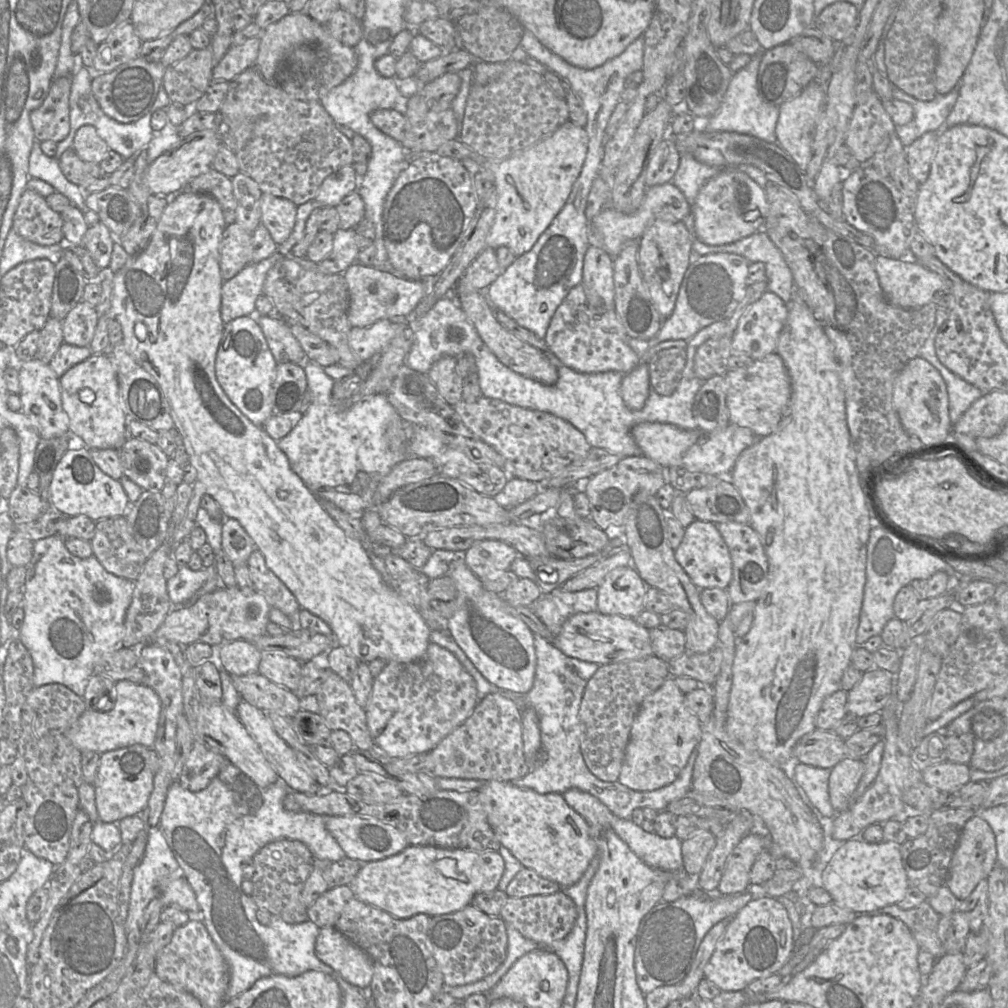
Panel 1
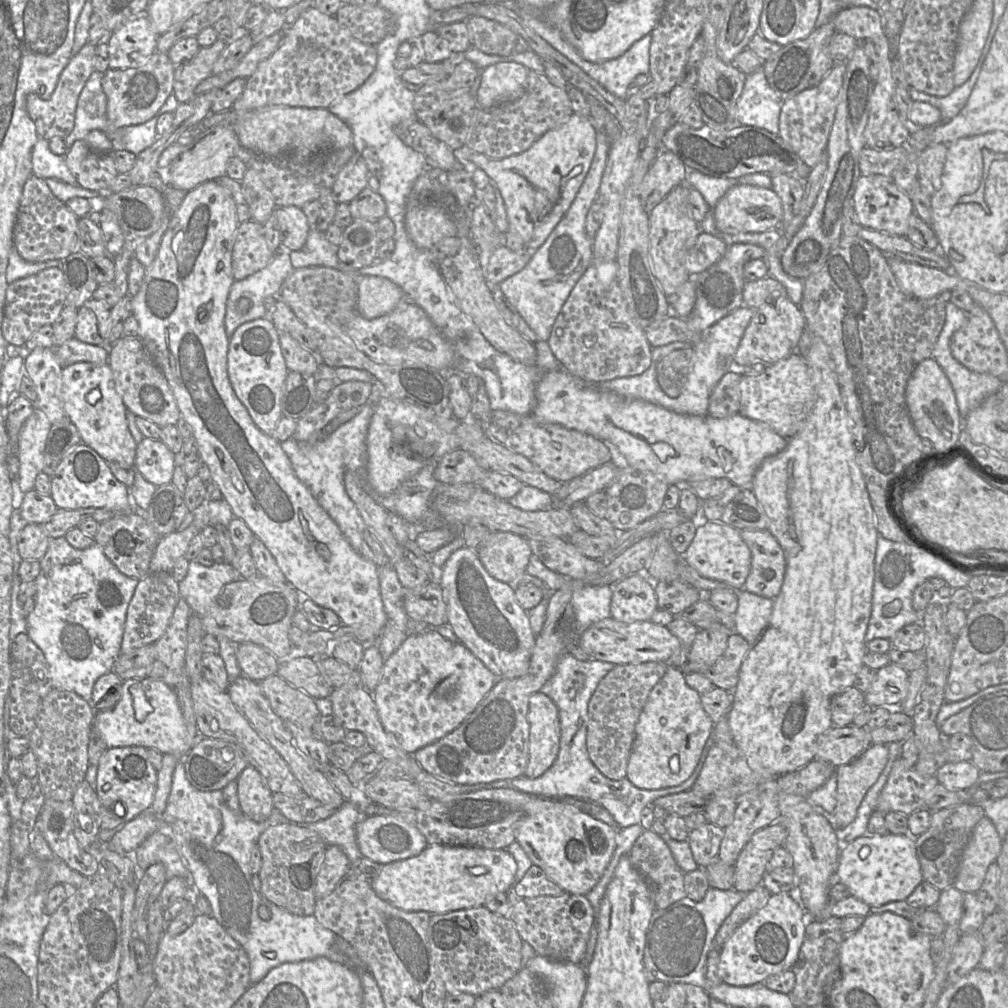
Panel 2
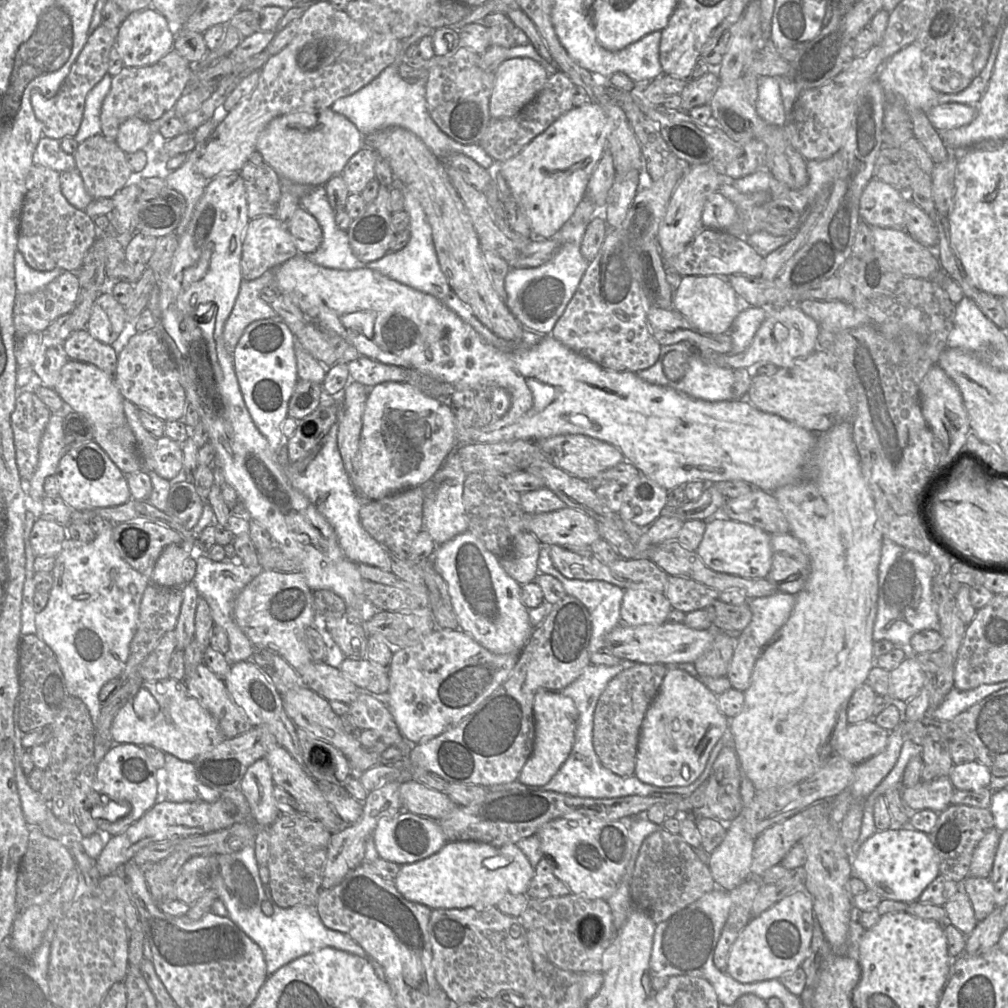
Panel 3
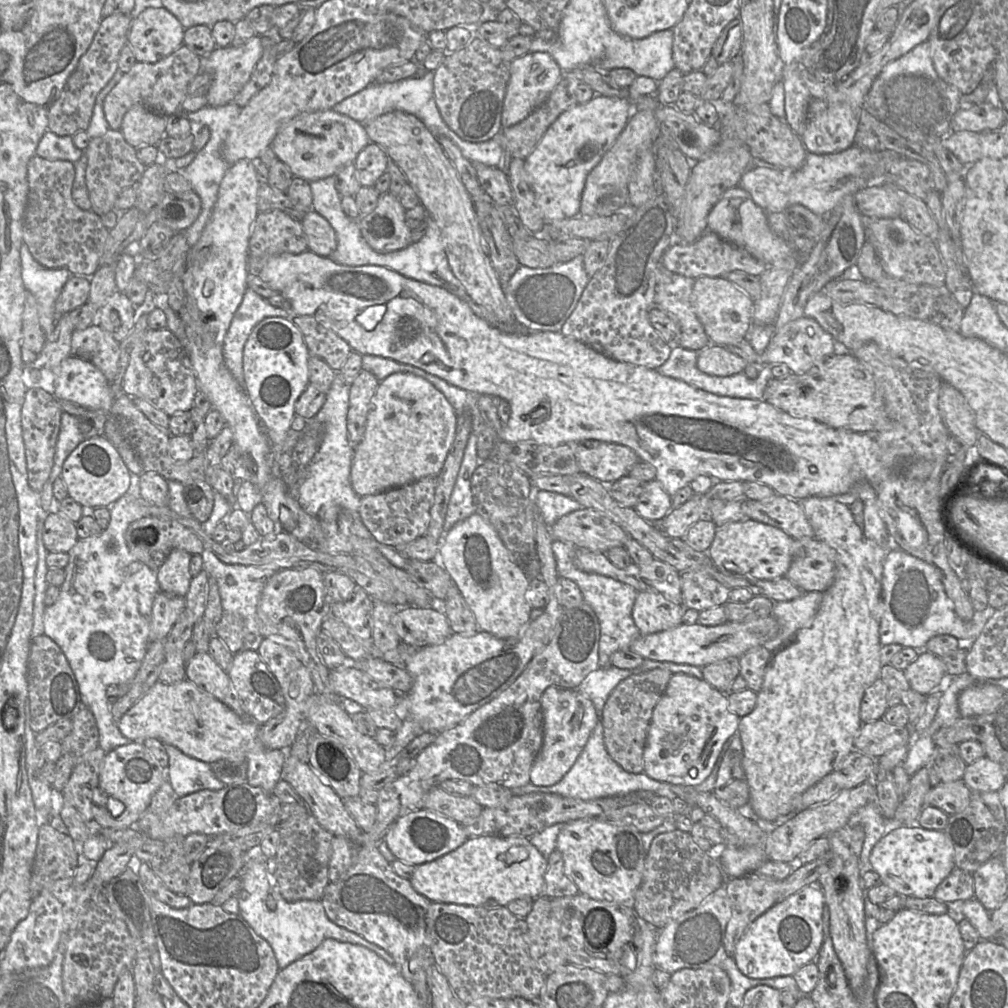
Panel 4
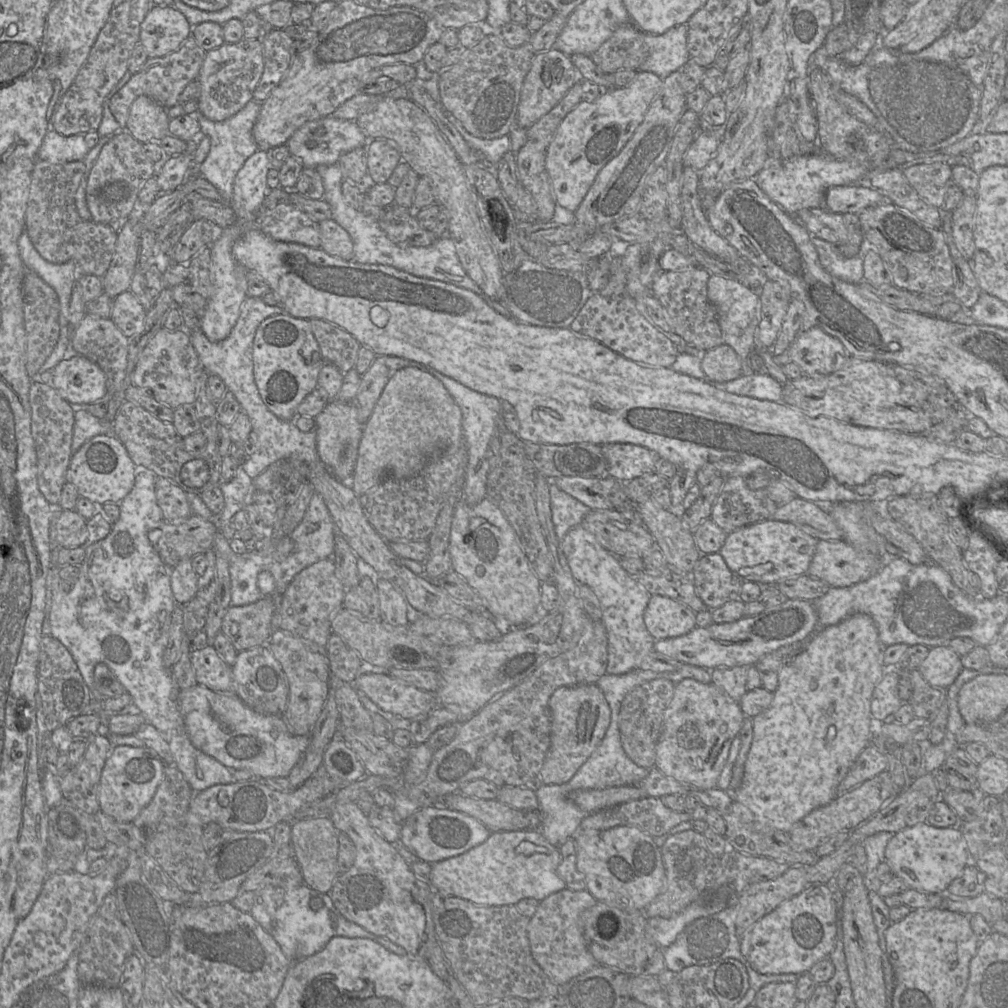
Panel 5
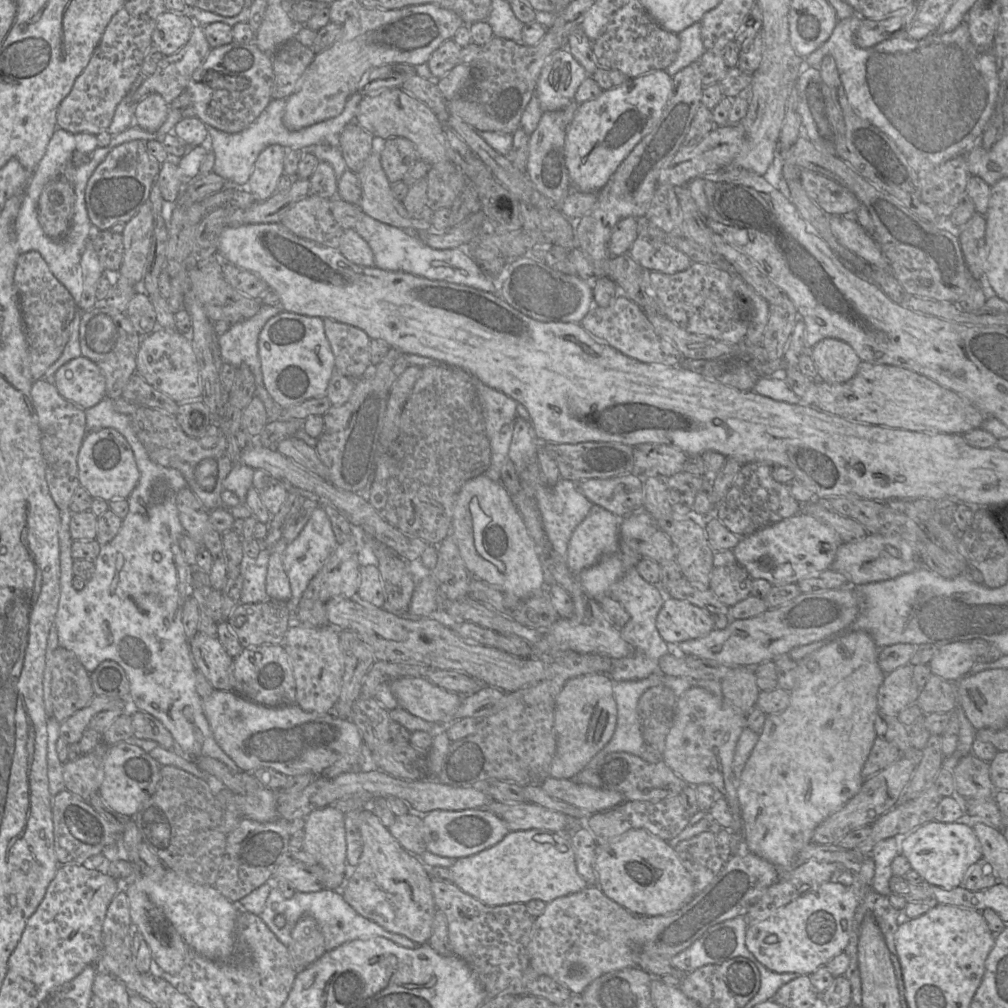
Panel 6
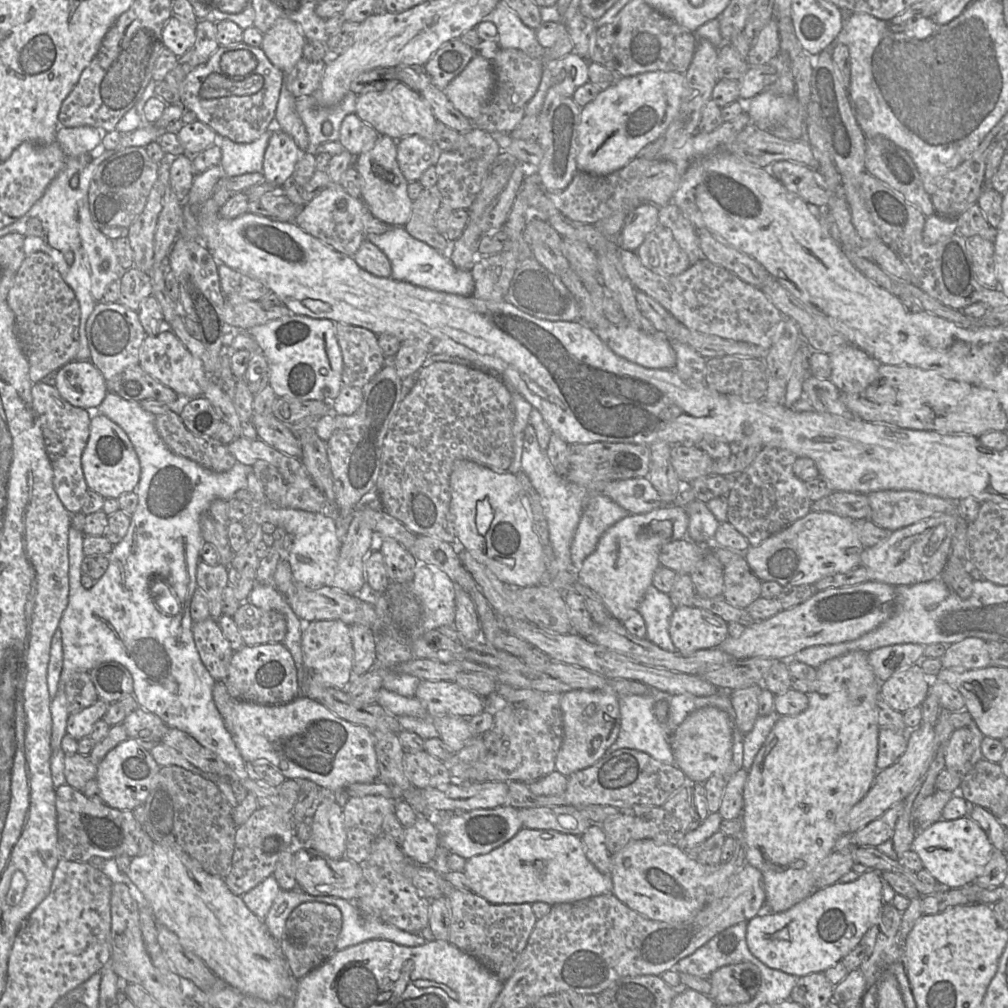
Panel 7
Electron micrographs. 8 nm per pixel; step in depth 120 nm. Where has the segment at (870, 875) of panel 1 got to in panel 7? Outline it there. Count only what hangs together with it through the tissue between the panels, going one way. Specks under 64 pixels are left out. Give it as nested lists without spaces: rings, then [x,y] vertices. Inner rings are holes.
[[[964,816],[955,820],[939,819],[926,829],[917,831],[911,850],[918,854],[924,869],[928,870],[938,883],[948,888],[959,888],[973,883],[982,874],[995,849],[980,825],[969,816]]]

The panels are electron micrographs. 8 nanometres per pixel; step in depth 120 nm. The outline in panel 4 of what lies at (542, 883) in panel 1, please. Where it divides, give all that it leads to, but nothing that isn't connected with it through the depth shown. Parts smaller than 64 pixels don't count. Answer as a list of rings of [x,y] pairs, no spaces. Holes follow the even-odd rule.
[[[555,849],[547,857],[547,862],[542,895],[546,897],[563,897],[579,894],[577,885],[564,873],[564,860],[561,852]]]

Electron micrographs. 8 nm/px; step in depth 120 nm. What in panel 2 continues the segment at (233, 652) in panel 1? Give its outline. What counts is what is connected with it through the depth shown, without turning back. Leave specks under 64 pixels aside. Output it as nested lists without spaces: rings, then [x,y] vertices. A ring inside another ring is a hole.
[[[253,642],[240,643],[236,658],[241,674],[256,682],[276,674],[280,662],[267,649]]]

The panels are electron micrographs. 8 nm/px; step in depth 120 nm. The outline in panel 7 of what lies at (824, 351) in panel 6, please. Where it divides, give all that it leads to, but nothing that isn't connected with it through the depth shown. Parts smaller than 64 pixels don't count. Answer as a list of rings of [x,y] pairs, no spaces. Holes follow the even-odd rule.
[[[848,344],[830,354],[831,376],[829,380],[842,392],[856,394],[864,391],[877,377],[879,364],[864,350]]]

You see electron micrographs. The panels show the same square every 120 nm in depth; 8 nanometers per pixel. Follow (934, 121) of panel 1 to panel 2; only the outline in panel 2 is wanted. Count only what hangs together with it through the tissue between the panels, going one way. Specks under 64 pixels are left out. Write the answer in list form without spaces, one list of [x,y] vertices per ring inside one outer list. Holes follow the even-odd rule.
[[[987,39],[983,48],[979,62],[970,78],[961,86],[955,89],[945,97],[937,97],[910,88],[909,94],[913,101],[928,103],[939,109],[941,112],[941,122],[947,123],[954,118],[966,105],[968,98],[976,84],[982,65],[986,59],[993,39]]]

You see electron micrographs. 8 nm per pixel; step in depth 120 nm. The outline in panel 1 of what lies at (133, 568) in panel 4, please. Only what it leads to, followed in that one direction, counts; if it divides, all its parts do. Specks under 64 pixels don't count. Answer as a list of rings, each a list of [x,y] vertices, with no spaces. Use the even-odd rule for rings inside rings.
[[[59,535],[34,541],[33,556],[26,566],[21,603],[24,621],[19,639],[31,655],[35,687],[59,683],[80,697],[84,695],[97,660],[123,647],[125,615],[132,601],[134,582],[106,571],[94,555],[85,559],[72,555],[65,546],[65,539]]]

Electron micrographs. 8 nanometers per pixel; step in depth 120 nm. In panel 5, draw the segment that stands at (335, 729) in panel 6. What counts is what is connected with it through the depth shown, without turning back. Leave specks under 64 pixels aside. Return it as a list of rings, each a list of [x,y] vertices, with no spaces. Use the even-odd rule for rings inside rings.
[[[196,684],[180,689],[177,703],[186,734],[196,749],[229,770],[250,771],[254,779],[288,777],[310,742],[310,734],[291,734],[281,715],[260,714],[245,705],[234,692],[220,693]]]

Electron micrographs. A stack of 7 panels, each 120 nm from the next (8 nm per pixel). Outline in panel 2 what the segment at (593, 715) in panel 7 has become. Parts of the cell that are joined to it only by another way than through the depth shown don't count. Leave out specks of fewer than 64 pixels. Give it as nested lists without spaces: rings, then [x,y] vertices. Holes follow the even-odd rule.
[[[544,693],[529,698],[529,760],[524,776],[541,776],[555,761],[559,751],[560,720],[556,704]]]

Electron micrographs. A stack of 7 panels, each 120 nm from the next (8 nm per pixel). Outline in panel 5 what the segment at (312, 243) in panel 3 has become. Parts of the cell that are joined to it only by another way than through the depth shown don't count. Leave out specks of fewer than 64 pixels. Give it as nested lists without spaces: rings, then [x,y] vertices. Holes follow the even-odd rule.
[[[333,219],[318,223],[321,239],[320,248],[334,257],[352,260],[354,244],[349,233]]]

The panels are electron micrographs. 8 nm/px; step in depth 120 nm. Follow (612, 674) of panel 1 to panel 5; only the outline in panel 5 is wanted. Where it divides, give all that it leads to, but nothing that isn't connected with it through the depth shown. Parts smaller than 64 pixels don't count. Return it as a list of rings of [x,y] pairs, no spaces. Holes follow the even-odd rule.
[[[657,678],[633,687],[623,698],[618,713],[621,745],[636,765],[650,769],[655,766],[656,745],[664,726],[664,713],[671,702],[675,684],[666,678]]]

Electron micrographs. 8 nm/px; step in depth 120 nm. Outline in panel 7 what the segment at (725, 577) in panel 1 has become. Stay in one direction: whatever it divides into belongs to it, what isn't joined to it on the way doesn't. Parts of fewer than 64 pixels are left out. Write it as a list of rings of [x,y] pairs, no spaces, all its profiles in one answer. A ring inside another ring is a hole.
[[[811,510],[758,546],[750,546],[743,556],[761,581],[774,581],[784,587],[814,585],[828,575],[848,572],[861,565],[864,548],[855,530],[854,520]]]

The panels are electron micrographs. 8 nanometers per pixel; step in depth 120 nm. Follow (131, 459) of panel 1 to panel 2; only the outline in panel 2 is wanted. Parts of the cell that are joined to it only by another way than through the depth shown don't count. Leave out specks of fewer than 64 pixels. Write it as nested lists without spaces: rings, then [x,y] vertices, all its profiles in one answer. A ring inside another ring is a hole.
[[[144,438],[137,444],[134,469],[148,482],[157,487],[170,483],[175,467],[175,454],[160,439]]]

